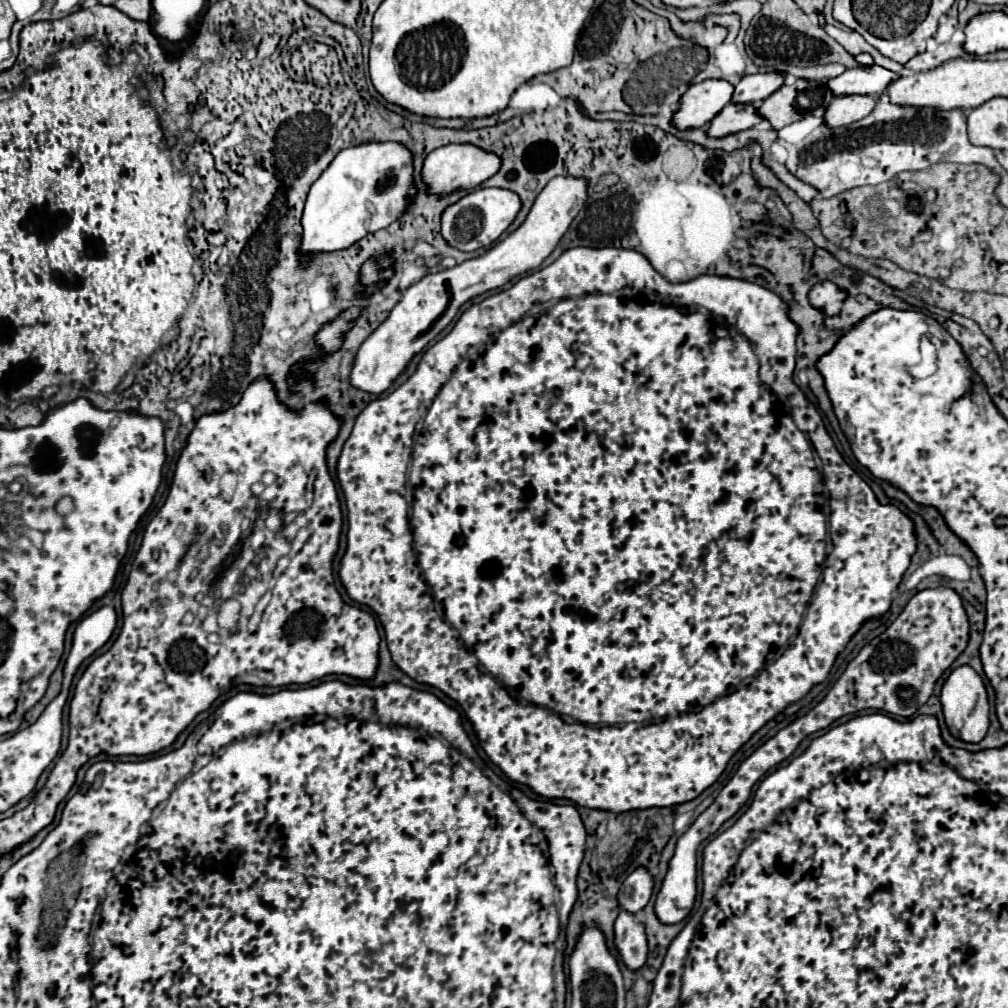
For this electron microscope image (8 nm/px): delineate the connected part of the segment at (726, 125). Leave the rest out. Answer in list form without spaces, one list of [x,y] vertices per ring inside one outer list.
[[[729,103],[723,107],[723,111],[711,121],[711,127],[707,133],[711,137],[725,137],[749,127],[755,127],[761,121],[761,115],[757,115],[757,107],[753,103]]]

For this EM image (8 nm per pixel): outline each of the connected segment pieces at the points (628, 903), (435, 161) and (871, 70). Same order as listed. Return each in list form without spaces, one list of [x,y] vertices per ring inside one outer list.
[[[639,865],[623,881],[617,899],[619,899],[621,909],[631,911],[631,913],[637,913],[637,911],[641,911],[649,903],[651,893],[653,893],[653,875],[649,873],[647,867]]]
[[[449,143],[435,151],[431,151],[423,165],[423,179],[433,193],[451,193],[455,189],[471,189],[485,179],[493,177],[501,169],[501,157],[489,151],[481,151],[481,147],[473,147],[471,143]]]
[[[859,65],[855,69],[847,69],[835,79],[829,79],[827,87],[833,91],[833,95],[881,95],[885,93],[885,87],[893,83],[893,79],[899,79],[899,73],[881,65]]]

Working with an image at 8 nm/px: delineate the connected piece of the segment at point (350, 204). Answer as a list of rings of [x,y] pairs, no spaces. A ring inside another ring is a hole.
[[[369,141],[355,147],[347,147],[331,161],[331,165],[321,173],[321,177],[313,183],[305,211],[303,211],[303,239],[301,251],[303,253],[319,253],[319,251],[337,251],[345,249],[367,233],[375,233],[383,227],[389,227],[397,221],[413,203],[417,195],[417,185],[413,181],[413,153],[403,143],[393,141]]]

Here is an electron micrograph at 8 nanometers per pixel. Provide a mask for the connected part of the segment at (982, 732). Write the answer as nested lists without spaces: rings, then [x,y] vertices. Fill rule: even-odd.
[[[957,667],[945,681],[941,689],[943,717],[949,733],[965,743],[979,743],[987,735],[989,727],[989,699],[983,679],[971,667]]]

